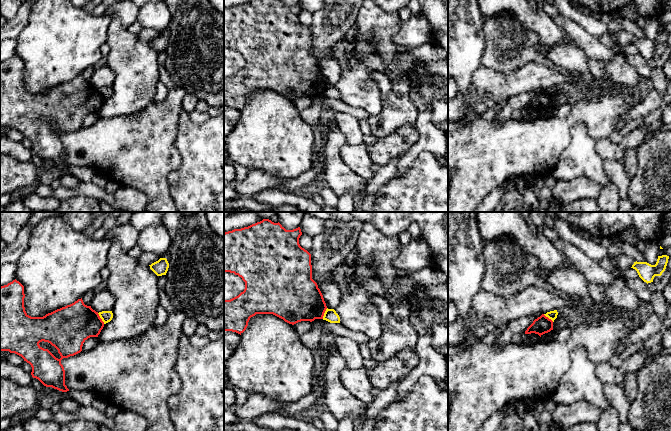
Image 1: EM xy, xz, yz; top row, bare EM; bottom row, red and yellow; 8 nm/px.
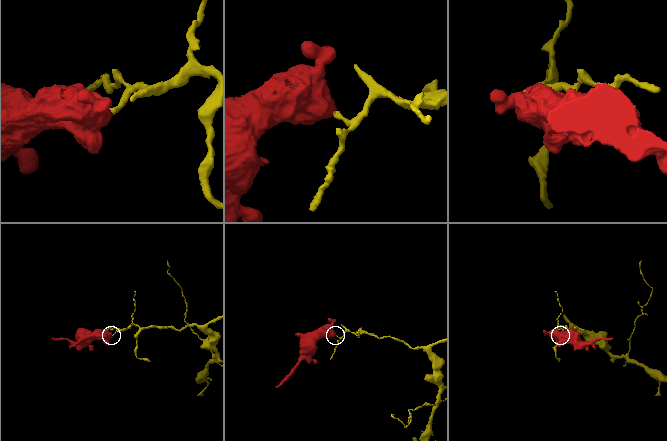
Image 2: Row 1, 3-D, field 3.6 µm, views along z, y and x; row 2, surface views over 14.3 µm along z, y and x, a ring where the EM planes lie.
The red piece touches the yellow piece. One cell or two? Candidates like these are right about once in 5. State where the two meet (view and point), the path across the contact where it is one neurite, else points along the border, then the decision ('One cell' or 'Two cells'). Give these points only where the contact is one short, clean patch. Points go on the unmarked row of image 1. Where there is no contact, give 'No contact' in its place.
Touches red at xy (100, 94). Boundary: xy (97, 89), (104, 99). Two cells

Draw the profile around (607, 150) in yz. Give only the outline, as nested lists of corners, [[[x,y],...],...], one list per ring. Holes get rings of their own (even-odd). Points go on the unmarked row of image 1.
[[[609,137],[596,141],[596,151],[602,160],[616,160],[624,163],[623,144],[614,144]]]

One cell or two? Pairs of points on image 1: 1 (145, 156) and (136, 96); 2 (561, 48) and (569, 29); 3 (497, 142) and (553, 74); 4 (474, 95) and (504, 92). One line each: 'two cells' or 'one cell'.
1: two cells
2: two cells
3: two cells
4: one cell

